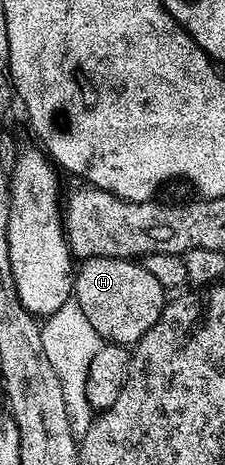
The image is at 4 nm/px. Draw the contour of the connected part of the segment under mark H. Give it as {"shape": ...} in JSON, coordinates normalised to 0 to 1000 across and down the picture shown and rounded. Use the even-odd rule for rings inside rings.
{"shape":[[[391,553],[324,587],[324,643],[378,669],[413,712],[462,735],[596,746],[698,695],[733,654],[733,624],[631,566],[556,553]]]}

